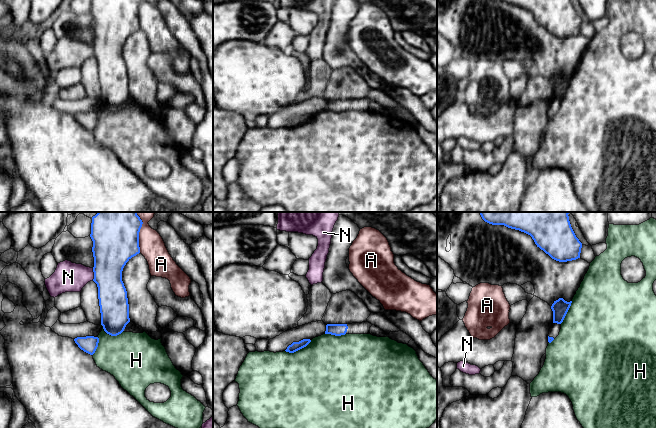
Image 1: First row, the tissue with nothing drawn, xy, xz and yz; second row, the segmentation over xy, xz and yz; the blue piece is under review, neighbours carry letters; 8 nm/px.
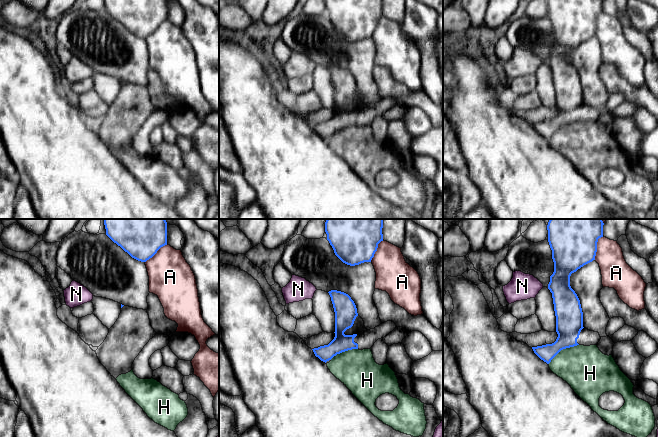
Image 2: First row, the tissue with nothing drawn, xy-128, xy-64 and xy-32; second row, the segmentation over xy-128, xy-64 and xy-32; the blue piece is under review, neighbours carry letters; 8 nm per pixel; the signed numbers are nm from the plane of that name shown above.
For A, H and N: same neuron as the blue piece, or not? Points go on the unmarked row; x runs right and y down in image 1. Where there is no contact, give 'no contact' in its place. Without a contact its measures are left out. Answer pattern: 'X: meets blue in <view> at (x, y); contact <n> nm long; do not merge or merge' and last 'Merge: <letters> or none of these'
A: meets blue in xy at (138, 14); contact 240 nm long; do not merge
H: meets blue in xz at (298, 125); contact 240 nm long; do not merge
N: meets blue in xy at (94, 50); contact 100 nm long; do not merge
Merge: none of these

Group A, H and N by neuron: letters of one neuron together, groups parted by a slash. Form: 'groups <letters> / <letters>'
groups A / H / N

